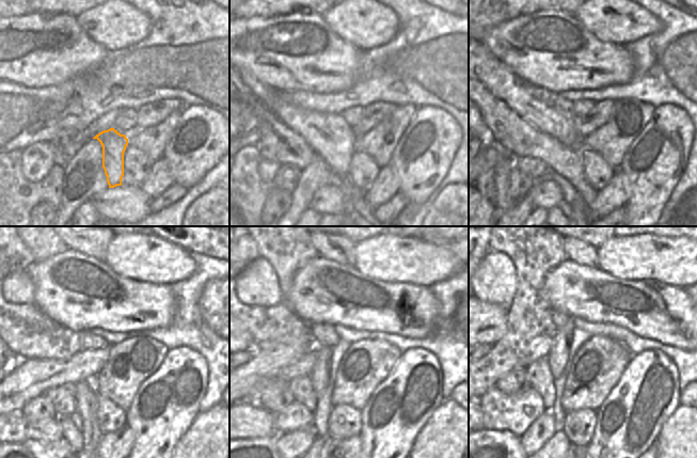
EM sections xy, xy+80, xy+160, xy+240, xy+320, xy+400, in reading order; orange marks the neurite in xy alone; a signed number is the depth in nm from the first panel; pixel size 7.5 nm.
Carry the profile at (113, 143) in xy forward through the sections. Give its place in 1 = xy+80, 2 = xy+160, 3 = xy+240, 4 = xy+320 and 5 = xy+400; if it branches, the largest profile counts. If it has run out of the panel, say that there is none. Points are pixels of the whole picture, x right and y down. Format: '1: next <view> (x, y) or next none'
1: next xy+80 (329, 135)
2: next xy+160 (547, 111)
3: next xy+240 (29, 333)
4: next xy+320 (288, 248)
5: next xy+400 (534, 249)

